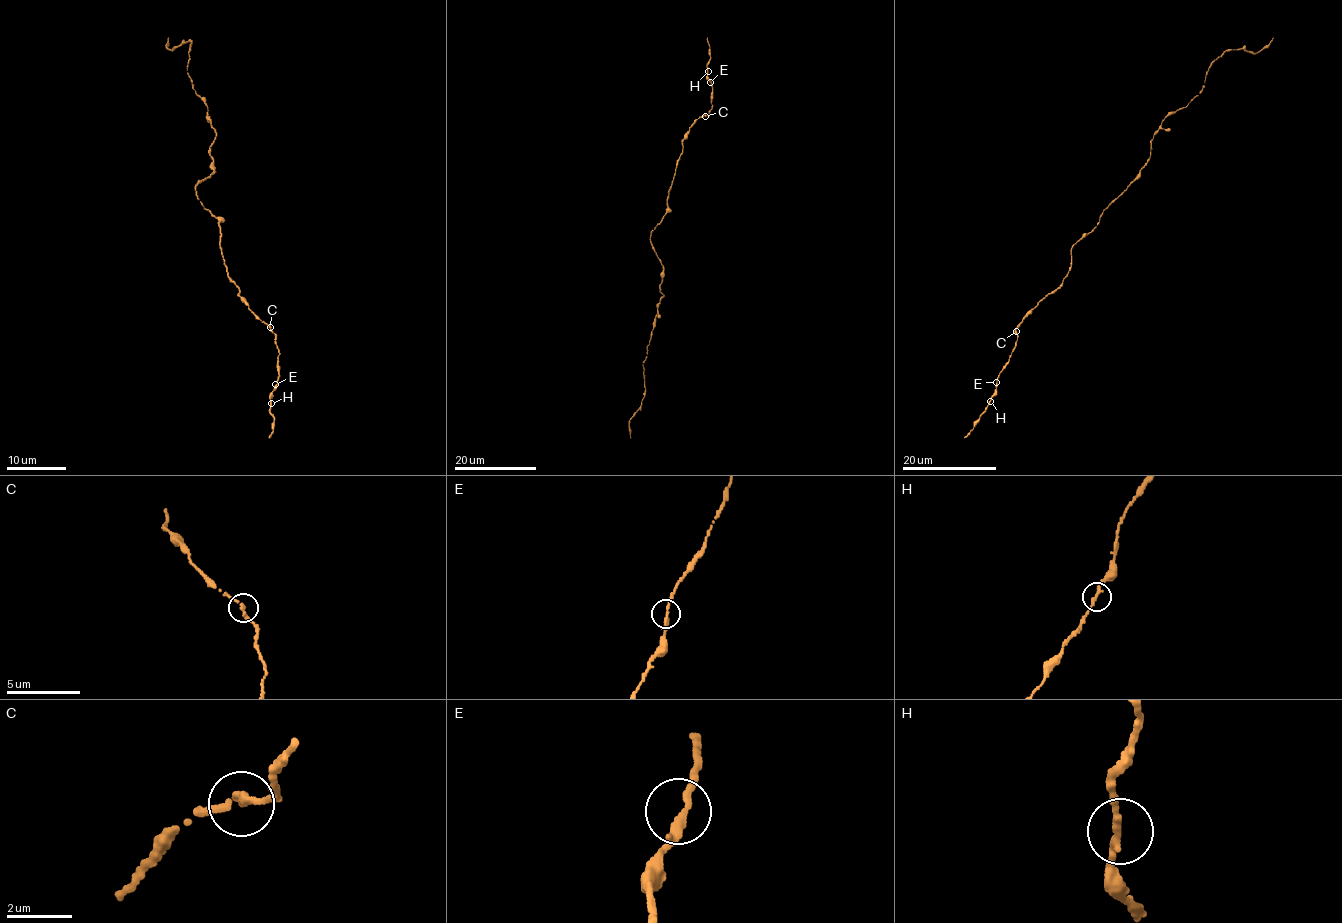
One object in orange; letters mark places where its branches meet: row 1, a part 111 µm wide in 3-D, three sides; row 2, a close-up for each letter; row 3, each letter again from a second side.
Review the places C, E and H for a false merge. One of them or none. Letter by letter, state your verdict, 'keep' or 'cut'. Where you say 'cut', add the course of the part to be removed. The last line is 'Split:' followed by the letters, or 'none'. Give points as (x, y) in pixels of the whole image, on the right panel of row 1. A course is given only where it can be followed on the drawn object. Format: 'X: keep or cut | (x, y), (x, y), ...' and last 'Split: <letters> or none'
C: keep
E: keep
H: keep
Split: none

